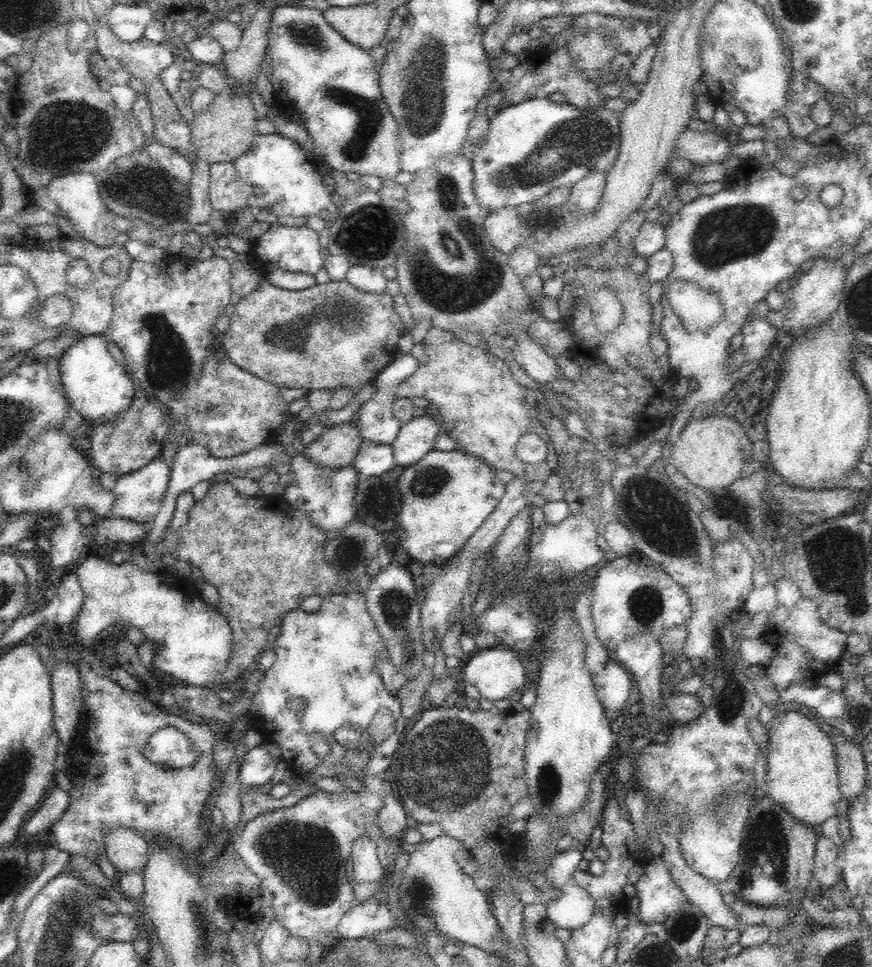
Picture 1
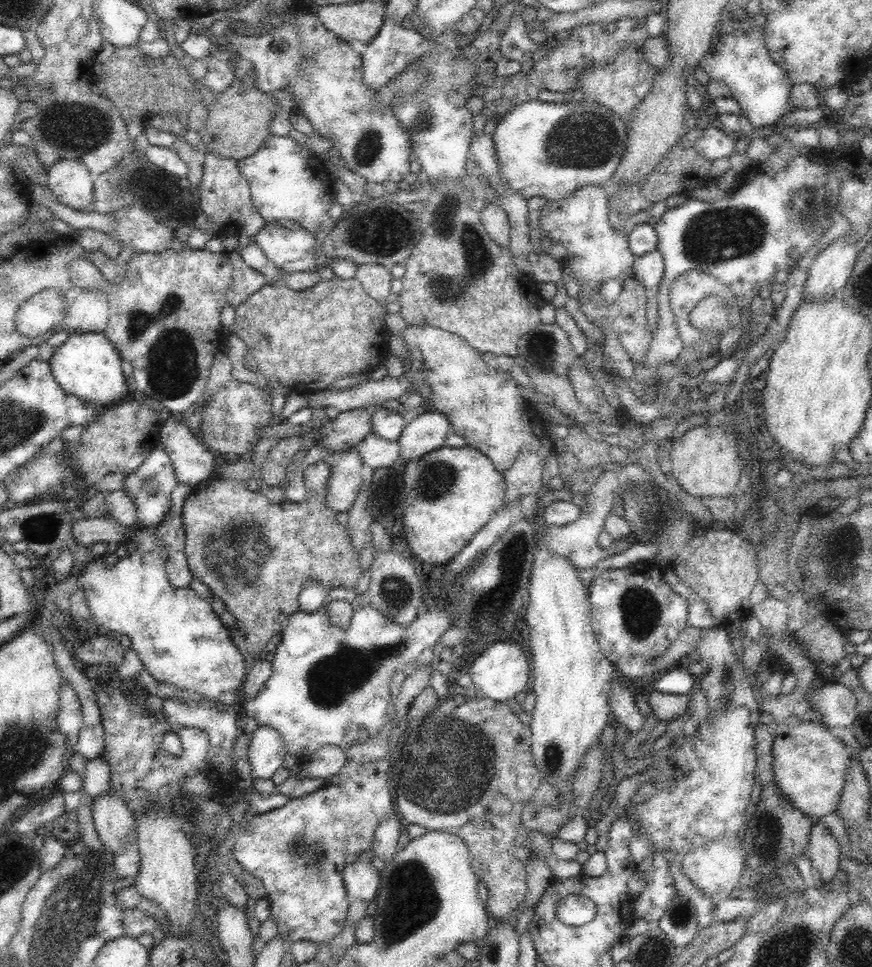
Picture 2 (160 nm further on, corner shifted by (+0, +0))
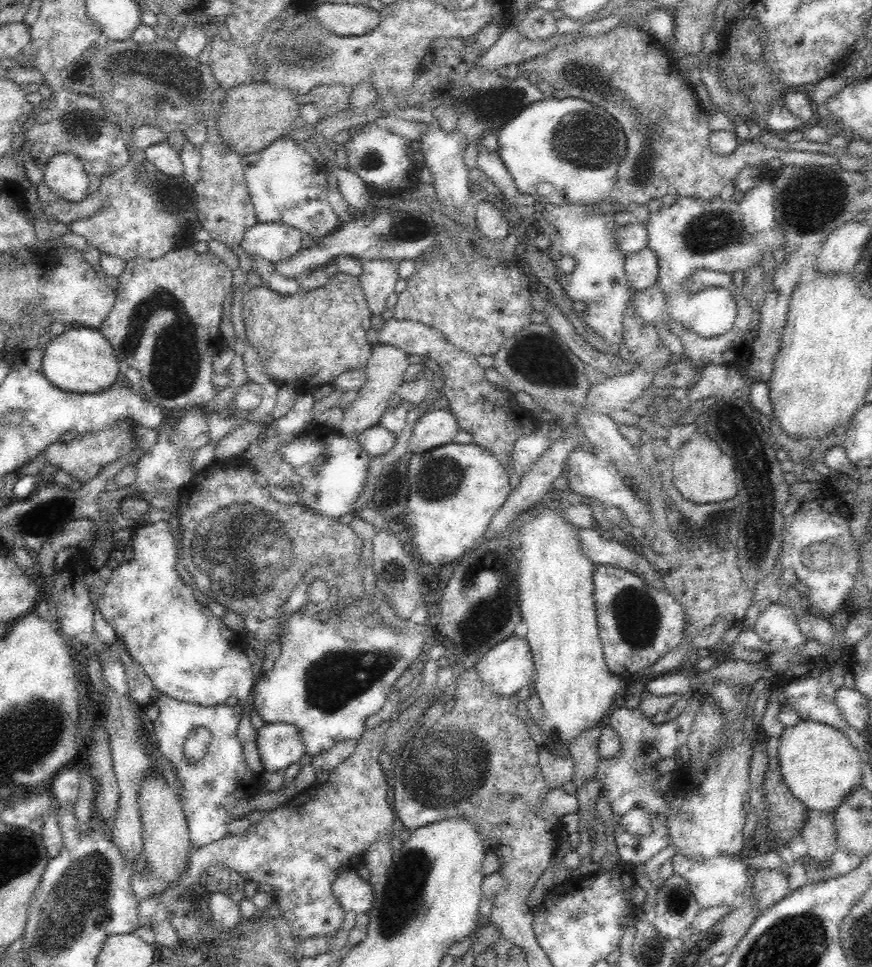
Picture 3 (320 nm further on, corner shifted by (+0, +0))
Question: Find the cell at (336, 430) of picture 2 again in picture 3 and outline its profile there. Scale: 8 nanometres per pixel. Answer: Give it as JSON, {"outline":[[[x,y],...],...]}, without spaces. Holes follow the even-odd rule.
{"outline":[[[373,341],[373,348],[370,359],[366,362],[364,370],[366,373],[366,382],[358,390],[356,398],[348,404],[341,404],[344,412],[344,418],[339,426],[338,432],[352,435],[354,433],[363,433],[368,428],[376,426],[382,415],[392,406],[397,398],[397,390],[403,383],[403,375],[412,369],[409,364],[409,355],[391,345],[382,345]]]}

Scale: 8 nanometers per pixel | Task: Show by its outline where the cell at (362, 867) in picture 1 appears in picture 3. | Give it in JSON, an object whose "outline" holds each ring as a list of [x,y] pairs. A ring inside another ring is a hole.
{"outline":[[[348,869],[338,875],[332,884],[332,893],[340,908],[346,913],[356,913],[358,916],[365,915],[372,908],[374,891],[369,881],[363,880],[358,873]]]}

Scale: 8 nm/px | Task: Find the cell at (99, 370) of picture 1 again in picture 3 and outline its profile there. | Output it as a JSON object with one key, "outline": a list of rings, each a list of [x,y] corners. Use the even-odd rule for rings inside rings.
{"outline":[[[71,328],[51,340],[43,352],[42,372],[48,381],[69,393],[96,393],[117,383],[119,360],[98,328]]]}

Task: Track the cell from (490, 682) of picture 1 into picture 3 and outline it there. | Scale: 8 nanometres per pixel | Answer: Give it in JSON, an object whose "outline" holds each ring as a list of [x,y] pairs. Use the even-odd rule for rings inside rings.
{"outline":[[[510,636],[496,644],[474,667],[478,677],[502,696],[516,695],[535,678],[533,654],[527,640]]]}

